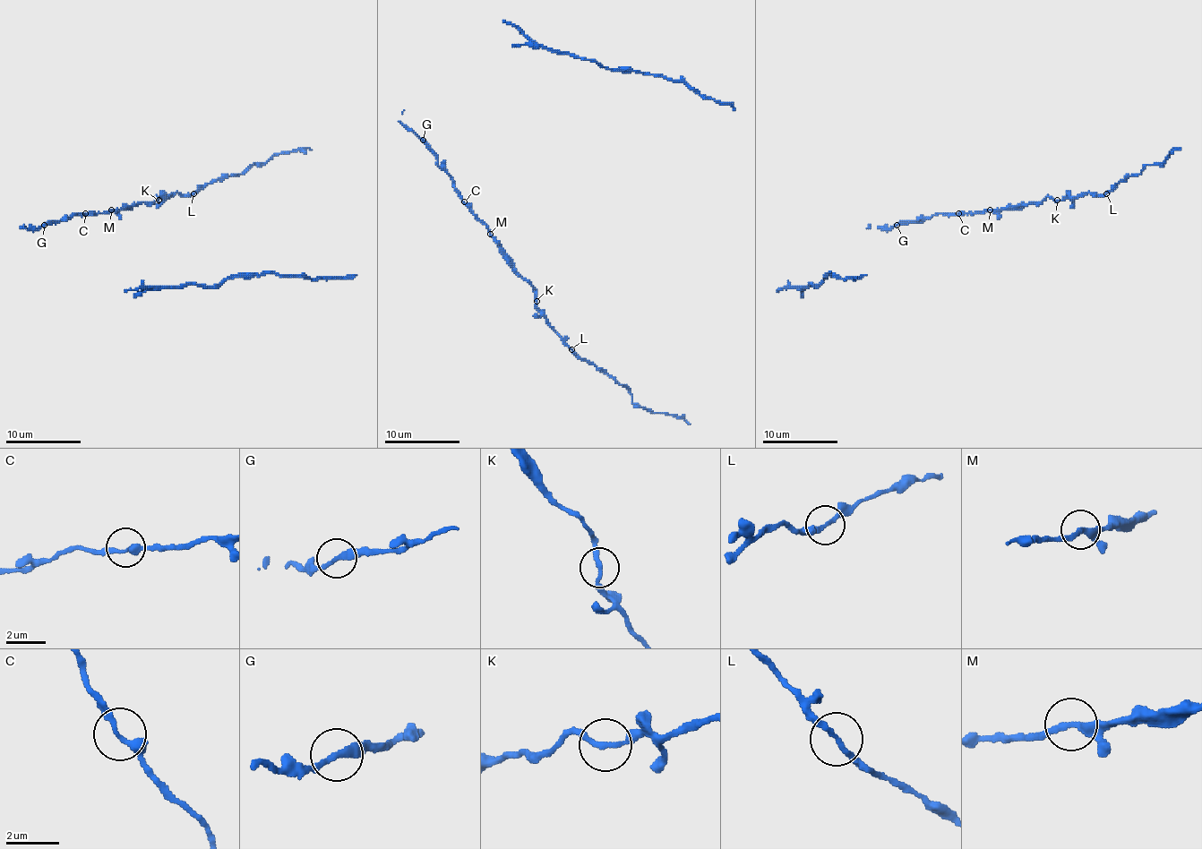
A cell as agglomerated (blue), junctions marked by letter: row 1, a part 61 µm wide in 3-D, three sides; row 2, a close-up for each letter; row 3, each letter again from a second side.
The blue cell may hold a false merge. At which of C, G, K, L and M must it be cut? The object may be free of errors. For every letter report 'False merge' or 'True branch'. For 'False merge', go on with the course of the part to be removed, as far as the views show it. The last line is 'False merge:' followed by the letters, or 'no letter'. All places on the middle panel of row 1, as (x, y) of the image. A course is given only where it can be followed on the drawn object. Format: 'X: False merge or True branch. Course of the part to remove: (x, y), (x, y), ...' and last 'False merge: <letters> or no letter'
C: True branch
G: True branch
K: True branch
L: False merge. Course of the part to remove: (572, 349), (628, 390), (634, 403), (653, 413), (682, 416), (690, 424)
M: True branch
False merge: L

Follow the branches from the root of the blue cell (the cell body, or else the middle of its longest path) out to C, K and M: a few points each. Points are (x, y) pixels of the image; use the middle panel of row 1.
C: (424, 143), (435, 157), (438, 164), (450, 177), (452, 186), (464, 201)
K: (424, 143), (435, 157), (438, 164), (450, 177), (458, 196), (486, 226), (503, 258), (533, 287), (536, 301)
M: (424, 143), (435, 157), (438, 164), (450, 177), (458, 196), (490, 234)

